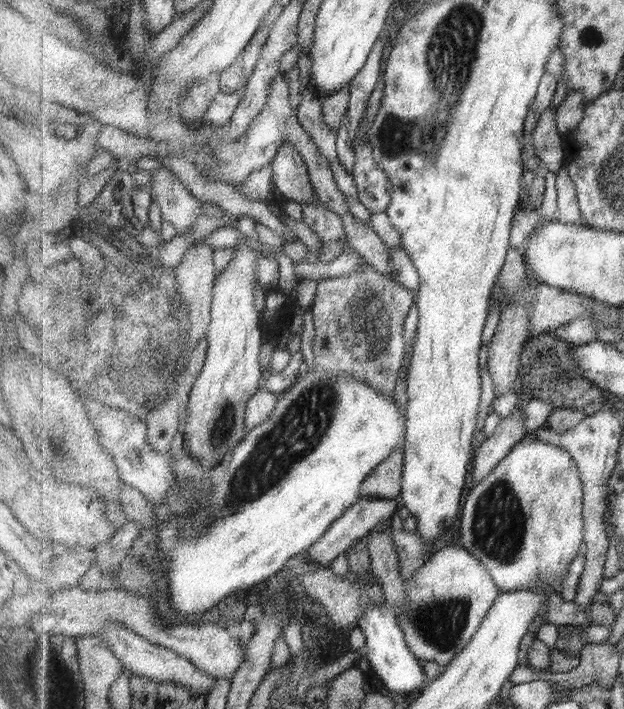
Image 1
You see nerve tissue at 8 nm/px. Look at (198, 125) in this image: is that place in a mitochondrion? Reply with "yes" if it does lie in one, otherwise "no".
no

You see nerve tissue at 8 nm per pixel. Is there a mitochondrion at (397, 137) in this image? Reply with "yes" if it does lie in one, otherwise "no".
yes

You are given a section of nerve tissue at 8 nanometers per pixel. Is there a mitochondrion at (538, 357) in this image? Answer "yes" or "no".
yes

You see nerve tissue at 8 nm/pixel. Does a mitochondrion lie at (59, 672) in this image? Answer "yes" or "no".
no

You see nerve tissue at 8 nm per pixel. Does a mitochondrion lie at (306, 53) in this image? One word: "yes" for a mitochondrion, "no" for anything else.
no

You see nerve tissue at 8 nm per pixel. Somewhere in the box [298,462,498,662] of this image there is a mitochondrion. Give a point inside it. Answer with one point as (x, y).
(439, 623)

